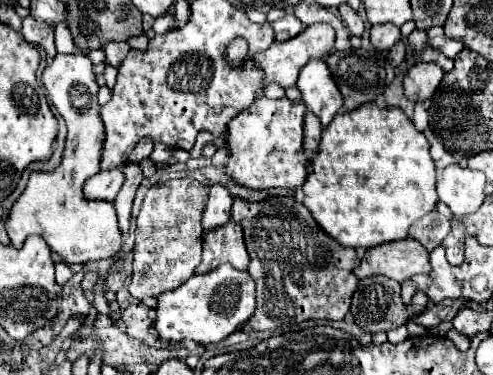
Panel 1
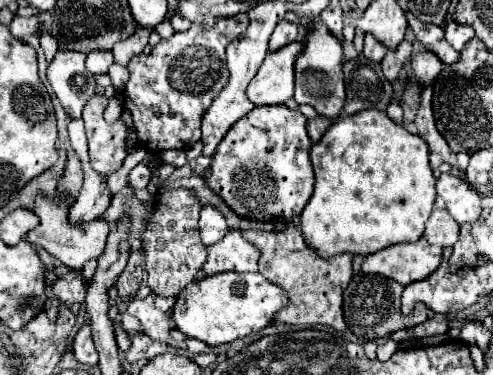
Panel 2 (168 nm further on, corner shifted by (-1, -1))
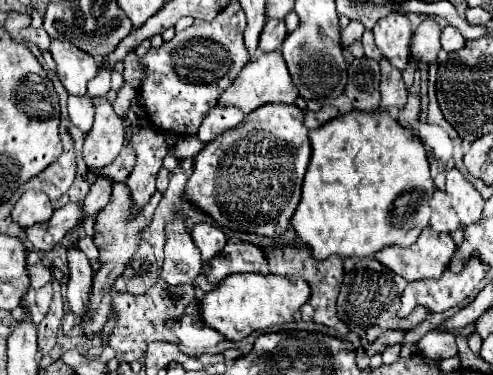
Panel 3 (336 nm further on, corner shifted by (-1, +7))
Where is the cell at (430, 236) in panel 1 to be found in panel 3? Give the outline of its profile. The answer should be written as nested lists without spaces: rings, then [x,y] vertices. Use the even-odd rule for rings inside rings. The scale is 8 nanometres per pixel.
[[[436,190],[434,198],[430,200],[430,208],[432,208],[432,216],[430,216],[430,226],[436,232],[454,232],[460,228],[460,220],[448,200],[446,192]]]

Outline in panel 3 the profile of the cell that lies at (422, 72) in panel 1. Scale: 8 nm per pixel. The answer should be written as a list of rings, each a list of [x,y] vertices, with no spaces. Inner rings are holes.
[[[426,18],[414,32],[410,52],[412,52],[412,58],[418,62],[436,60],[440,52],[440,26],[432,18]]]

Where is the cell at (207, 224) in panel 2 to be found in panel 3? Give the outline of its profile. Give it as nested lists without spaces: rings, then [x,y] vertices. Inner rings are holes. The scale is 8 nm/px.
[[[204,222],[204,224],[196,224],[192,228],[192,240],[196,242],[196,246],[200,248],[202,252],[202,262],[208,262],[212,260],[226,244],[226,236],[220,228]]]

